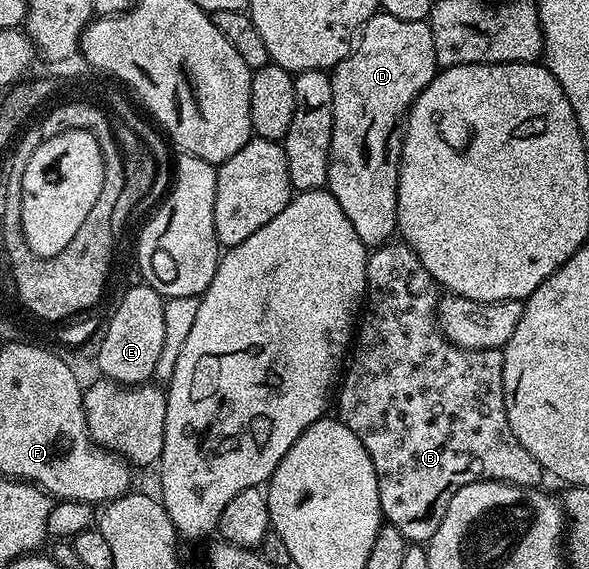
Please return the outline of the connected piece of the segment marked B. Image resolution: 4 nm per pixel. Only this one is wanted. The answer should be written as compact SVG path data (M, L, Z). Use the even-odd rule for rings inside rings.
M388 243L377 248L368 258L366 304L363 306L362 320L359 322L358 332L355 334L354 344L350 349L350 360L347 362L342 380L338 385L338 405L340 401L338 417L339 420L346 423L346 427L350 427L350 431L354 431L354 435L358 435L358 439L362 439L362 447L366 447L366 451L374 463L383 520L387 524L398 527L398 531L402 531L402 535L408 542L427 543L434 535L434 531L438 531L438 523L442 523L442 515L446 511L450 499L454 499L454 495L458 495L458 491L462 491L462 487L479 481L504 481L508 485L521 485L530 489L539 486L540 480L545 480L546 474L538 463L538 459L534 459L534 455L530 455L530 451L526 451L526 447L522 447L518 443L518 439L510 427L510 419L506 419L506 399L502 383L503 349L463 349L448 340L440 332L438 324L436 312L442 293L436 281L430 275L430 271L426 271L426 267L422 265L422 259L418 259L418 255L414 255L411 247L403 243L392 244Z

